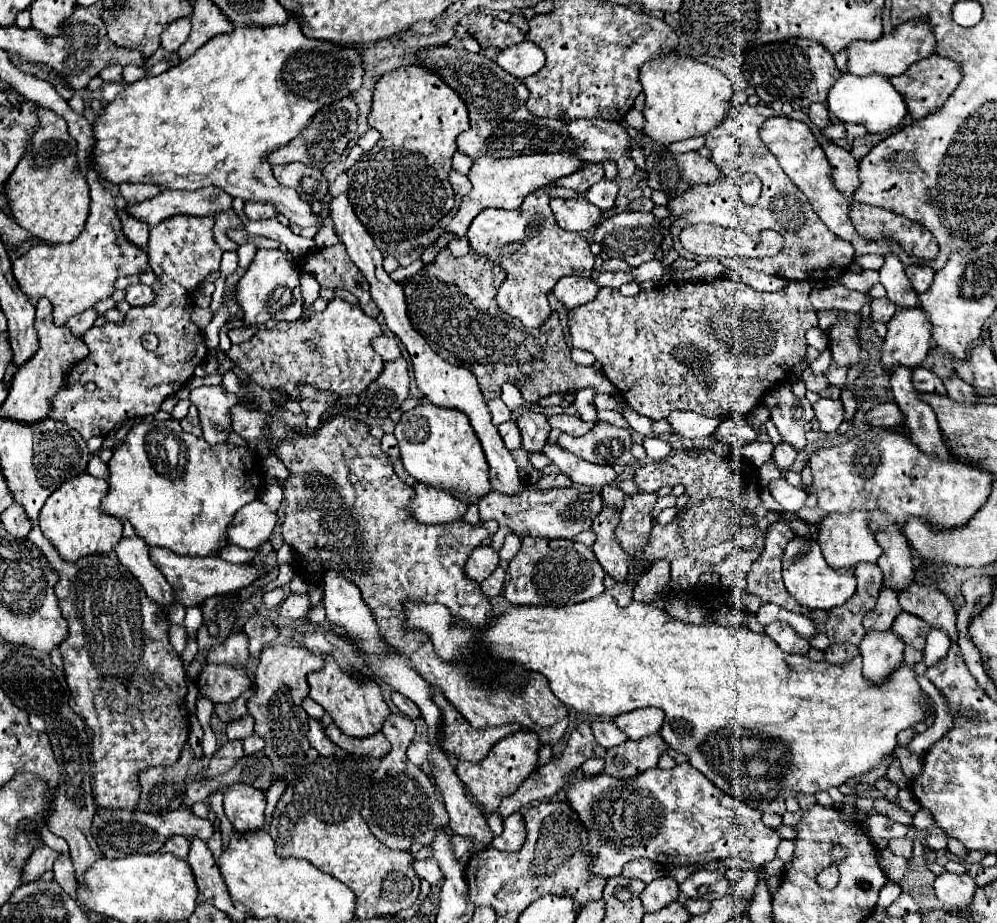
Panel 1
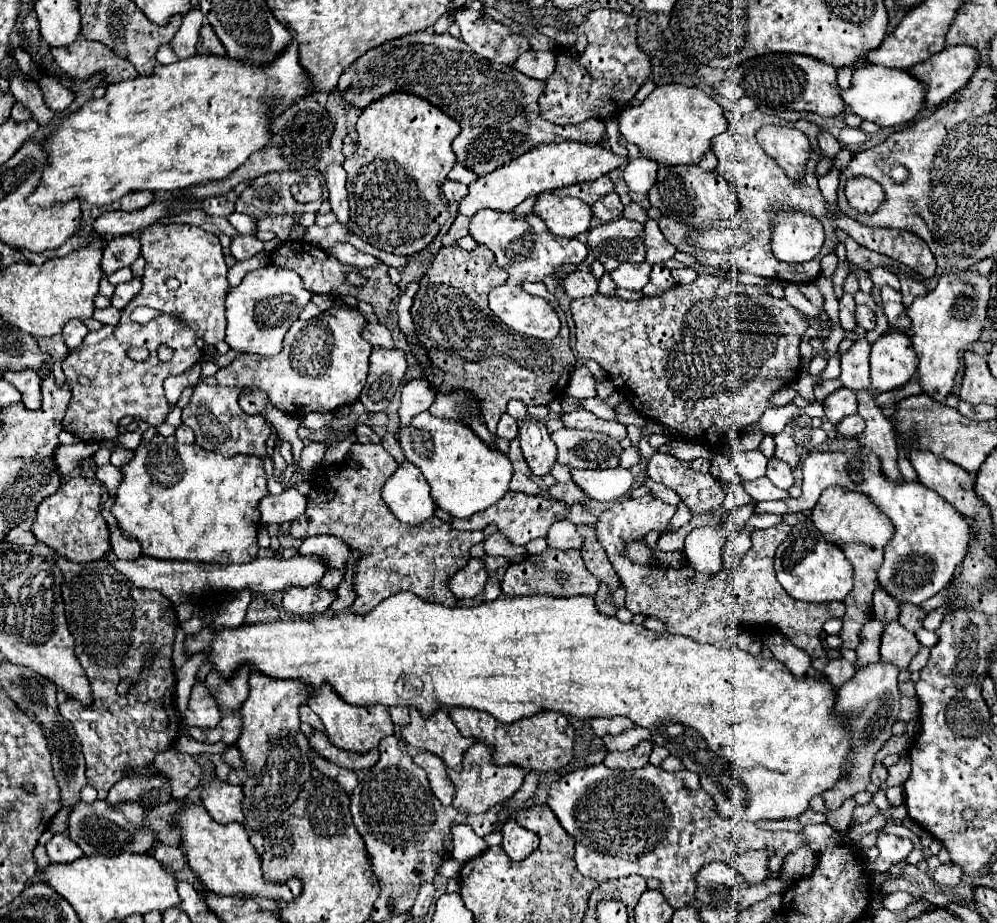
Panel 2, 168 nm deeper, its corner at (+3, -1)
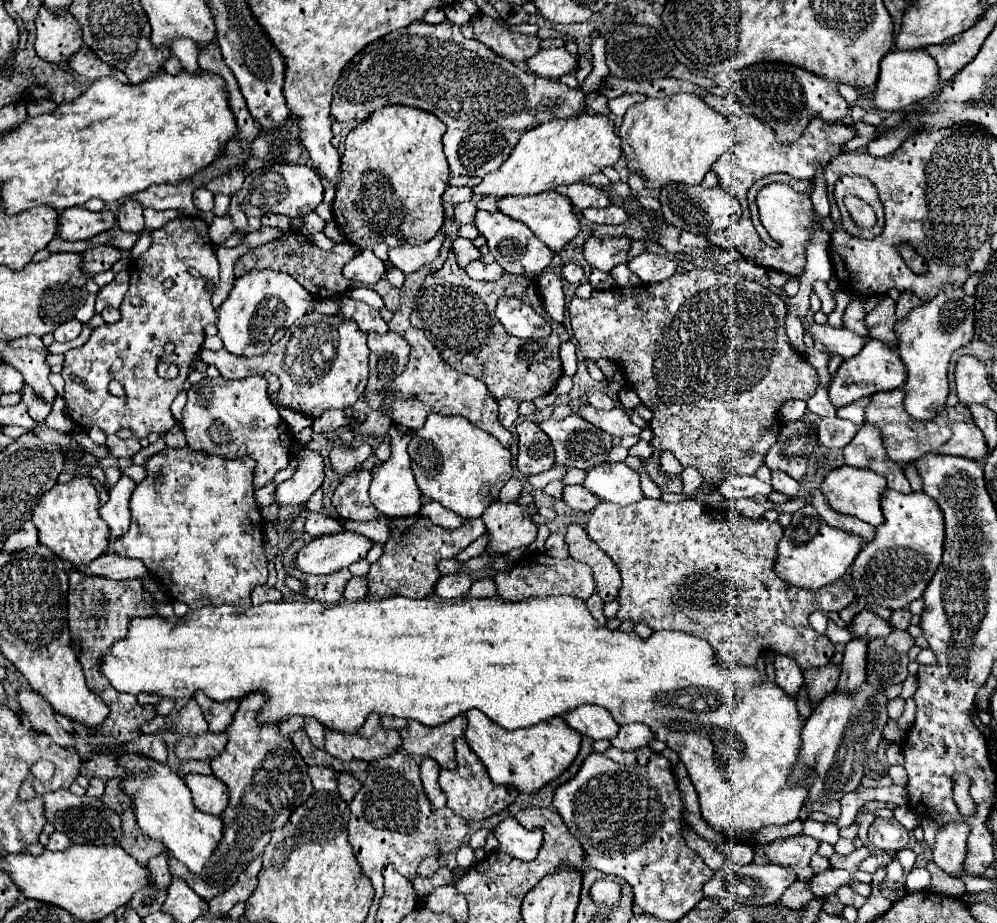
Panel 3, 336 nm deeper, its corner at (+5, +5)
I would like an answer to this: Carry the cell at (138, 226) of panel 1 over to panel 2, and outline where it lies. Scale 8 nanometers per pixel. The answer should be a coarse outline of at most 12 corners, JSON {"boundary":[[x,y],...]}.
{"boundary":[[111,238],[101,270],[109,276],[139,258],[139,240]]}

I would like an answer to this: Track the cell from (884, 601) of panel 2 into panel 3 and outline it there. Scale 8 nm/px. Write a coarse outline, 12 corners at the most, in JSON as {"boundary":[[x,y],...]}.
{"boundary":[[873,610],[853,620],[855,638],[883,638],[893,630]]}

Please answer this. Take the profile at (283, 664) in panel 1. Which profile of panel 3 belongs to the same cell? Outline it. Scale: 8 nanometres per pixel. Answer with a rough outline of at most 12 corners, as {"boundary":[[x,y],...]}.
{"boundary":[[249,692],[211,762],[229,786],[205,900],[235,884],[313,792],[307,764]]}

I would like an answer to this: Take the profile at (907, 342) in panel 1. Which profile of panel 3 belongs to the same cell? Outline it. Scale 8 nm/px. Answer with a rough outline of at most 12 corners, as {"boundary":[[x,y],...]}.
{"boundary":[[869,340],[829,384],[843,408],[905,384],[897,350]]}

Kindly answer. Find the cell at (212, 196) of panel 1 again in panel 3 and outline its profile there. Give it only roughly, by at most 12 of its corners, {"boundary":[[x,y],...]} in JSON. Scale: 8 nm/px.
{"boundary":[[111,210],[59,212],[63,240],[87,240],[115,226]]}

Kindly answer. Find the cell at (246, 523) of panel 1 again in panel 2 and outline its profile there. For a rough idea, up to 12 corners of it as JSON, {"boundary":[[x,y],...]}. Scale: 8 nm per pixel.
{"boundary":[[295,488],[259,502],[263,524],[293,522],[307,498]]}

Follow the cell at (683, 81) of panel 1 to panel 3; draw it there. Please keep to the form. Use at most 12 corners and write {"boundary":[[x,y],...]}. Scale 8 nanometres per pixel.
{"boundary":[[697,94],[647,98],[619,128],[647,190],[701,184],[731,146]]}

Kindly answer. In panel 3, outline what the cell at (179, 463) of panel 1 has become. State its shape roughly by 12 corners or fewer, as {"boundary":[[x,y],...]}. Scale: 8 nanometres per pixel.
{"boundary":[[147,458],[139,558],[191,610],[267,582],[255,460]]}

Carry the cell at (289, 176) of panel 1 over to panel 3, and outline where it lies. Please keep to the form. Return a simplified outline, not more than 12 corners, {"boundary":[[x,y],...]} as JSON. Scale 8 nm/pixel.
{"boundary":[[273,164],[247,174],[209,238],[249,234],[267,212],[299,218],[323,201],[315,170]]}

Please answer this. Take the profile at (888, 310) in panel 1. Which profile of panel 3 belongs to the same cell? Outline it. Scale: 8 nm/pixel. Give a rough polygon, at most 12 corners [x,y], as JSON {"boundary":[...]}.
{"boundary":[[853,298],[843,322],[855,334],[869,336],[861,298]]}

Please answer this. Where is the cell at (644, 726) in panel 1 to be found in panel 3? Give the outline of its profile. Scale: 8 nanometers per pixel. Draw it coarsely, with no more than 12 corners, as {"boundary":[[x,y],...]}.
{"boundary":[[579,706],[563,718],[593,740],[611,740],[619,724],[601,706]]}

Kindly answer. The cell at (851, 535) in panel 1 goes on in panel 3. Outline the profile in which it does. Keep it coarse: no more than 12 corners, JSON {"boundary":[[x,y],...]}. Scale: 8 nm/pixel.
{"boundary":[[841,466],[821,482],[829,506],[871,526],[887,480]]}

